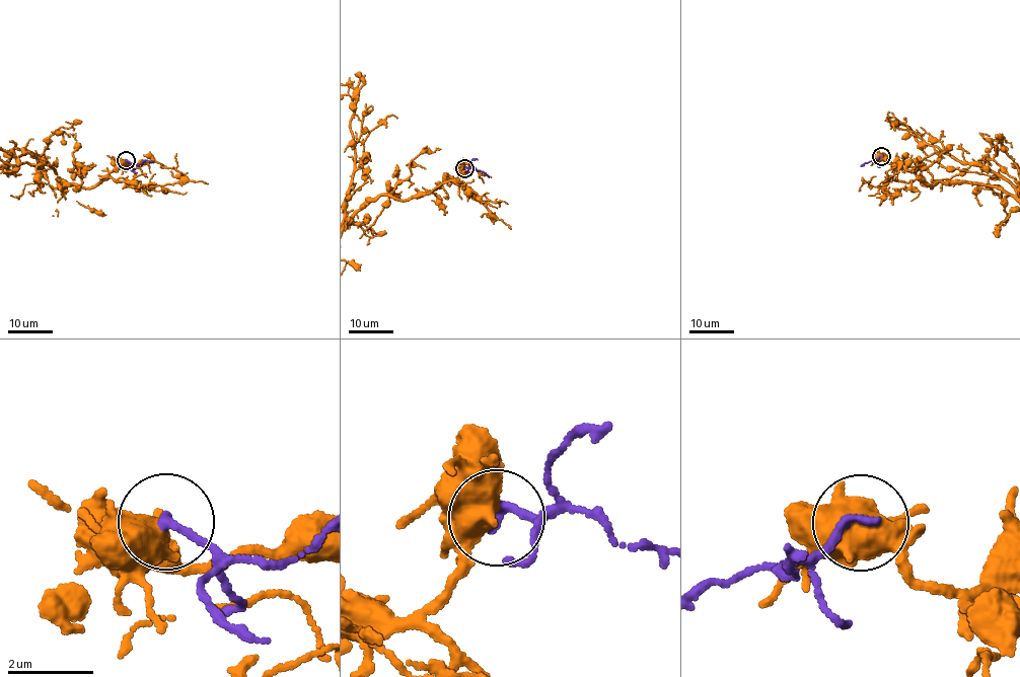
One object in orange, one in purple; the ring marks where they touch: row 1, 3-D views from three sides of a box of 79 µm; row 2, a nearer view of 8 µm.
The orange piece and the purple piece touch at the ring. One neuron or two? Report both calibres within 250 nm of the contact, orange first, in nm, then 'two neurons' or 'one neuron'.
500 nm thick on the orange side, 200 nm on the other; one neuron

